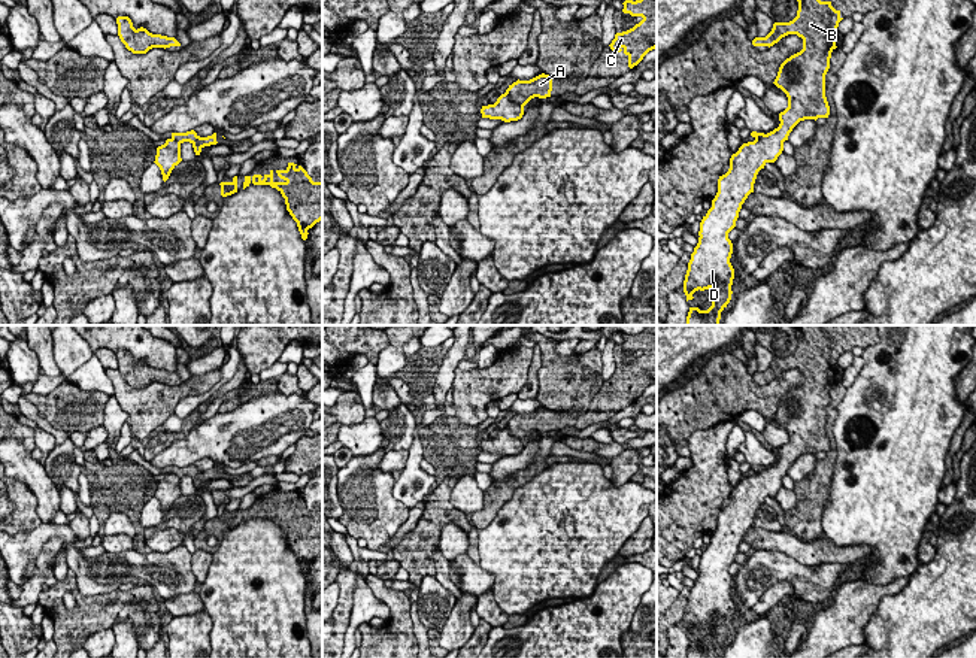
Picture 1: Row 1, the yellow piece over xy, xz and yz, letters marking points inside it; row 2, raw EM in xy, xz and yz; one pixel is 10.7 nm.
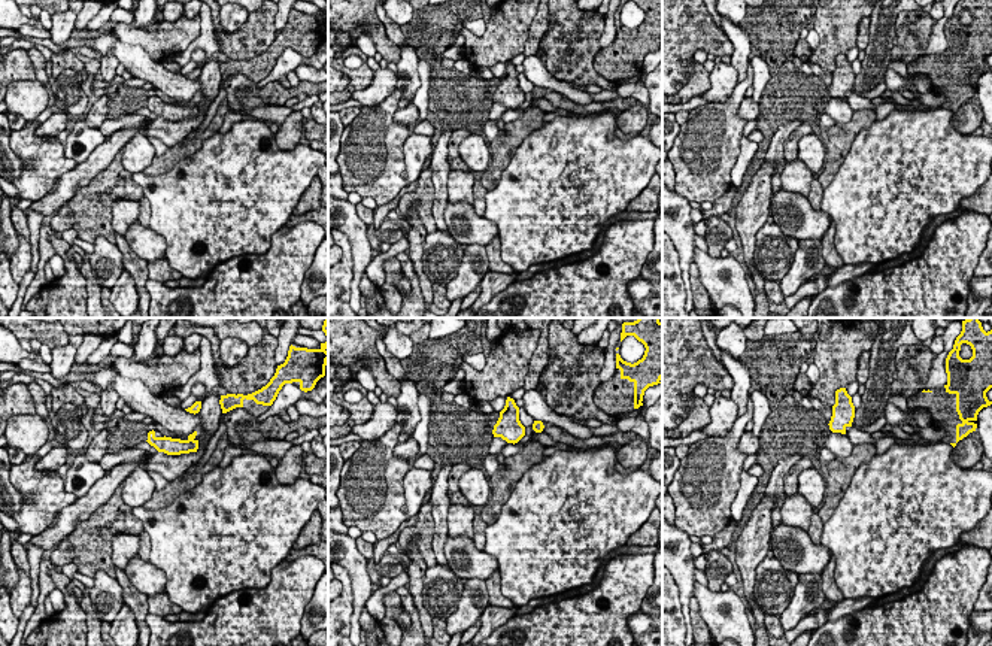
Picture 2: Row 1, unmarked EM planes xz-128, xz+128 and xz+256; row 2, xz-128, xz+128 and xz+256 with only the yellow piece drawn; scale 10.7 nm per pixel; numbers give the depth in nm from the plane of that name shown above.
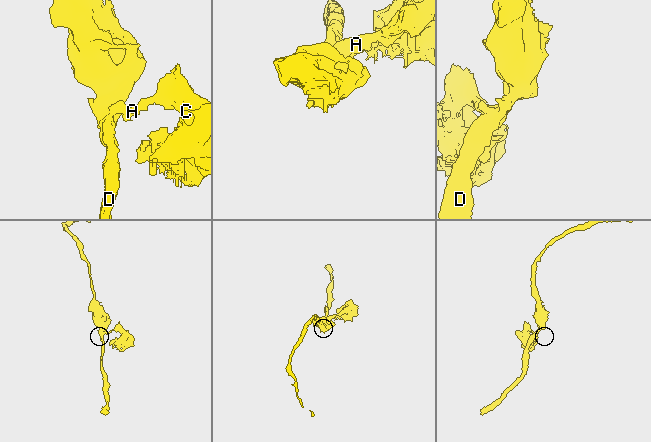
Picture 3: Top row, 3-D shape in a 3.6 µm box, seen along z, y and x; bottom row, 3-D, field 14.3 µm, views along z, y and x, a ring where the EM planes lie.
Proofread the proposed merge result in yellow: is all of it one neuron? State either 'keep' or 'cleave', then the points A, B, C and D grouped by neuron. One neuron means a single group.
cleave | A C / B D

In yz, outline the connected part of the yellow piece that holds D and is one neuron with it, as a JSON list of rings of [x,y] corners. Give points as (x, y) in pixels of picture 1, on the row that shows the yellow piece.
[[[797,0],[797,16],[789,22],[775,22],[766,37],[755,37],[754,46],[773,46],[788,34],[803,39],[803,49],[786,58],[775,85],[788,97],[788,107],[779,113],[779,127],[763,139],[743,143],[730,158],[730,169],[718,179],[712,207],[703,216],[698,243],[691,254],[683,281],[686,301],[695,291],[712,288],[707,310],[689,307],[686,325],[719,325],[721,312],[731,300],[734,269],[730,263],[733,243],[728,233],[736,227],[742,204],[751,192],[757,175],[767,163],[775,163],[783,151],[792,128],[804,119],[828,118],[825,75],[836,46],[840,10],[831,1]]]

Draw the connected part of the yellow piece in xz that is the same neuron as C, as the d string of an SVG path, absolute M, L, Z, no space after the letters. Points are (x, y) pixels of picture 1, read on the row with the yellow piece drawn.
M625 0L624 13L642 16L633 28L616 33L609 45L613 52L624 52L628 57L628 67L637 66L643 57L657 48L657 0Z

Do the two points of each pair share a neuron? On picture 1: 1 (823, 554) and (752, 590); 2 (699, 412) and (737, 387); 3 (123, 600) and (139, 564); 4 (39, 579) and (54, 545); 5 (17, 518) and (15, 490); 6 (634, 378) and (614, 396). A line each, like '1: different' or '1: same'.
1: different
2: same
3: different
4: same
5: same
6: same

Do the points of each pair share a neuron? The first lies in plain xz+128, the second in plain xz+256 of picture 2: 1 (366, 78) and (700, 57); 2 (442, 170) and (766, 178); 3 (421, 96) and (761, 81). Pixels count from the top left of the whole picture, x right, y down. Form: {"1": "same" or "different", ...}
{"1": "different", "2": "different", "3": "same"}

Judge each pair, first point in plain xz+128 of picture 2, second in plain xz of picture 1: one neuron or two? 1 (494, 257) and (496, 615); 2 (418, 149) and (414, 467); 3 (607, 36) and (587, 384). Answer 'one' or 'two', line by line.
1: one
2: one
3: two

